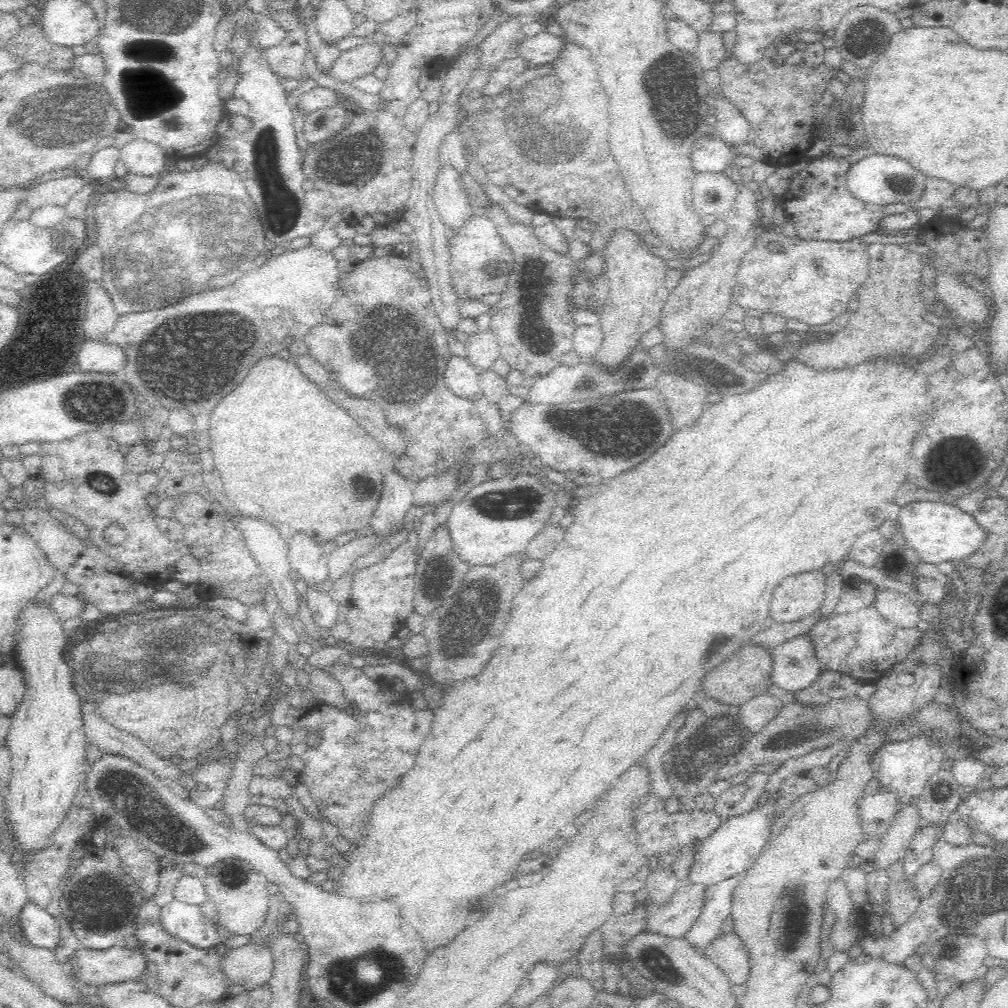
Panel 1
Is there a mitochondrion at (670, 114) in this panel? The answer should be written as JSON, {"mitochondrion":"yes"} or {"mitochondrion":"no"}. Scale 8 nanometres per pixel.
{"mitochondrion":"yes"}

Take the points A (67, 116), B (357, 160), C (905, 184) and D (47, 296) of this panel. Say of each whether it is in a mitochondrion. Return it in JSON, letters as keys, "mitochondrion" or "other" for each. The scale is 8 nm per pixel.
{"A":"mitochondrion","B":"mitochondrion","C":"mitochondrion","D":"other"}

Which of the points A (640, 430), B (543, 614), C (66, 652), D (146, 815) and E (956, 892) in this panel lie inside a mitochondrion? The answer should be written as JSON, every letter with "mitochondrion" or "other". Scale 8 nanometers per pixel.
{"A":"mitochondrion","B":"other","C":"other","D":"mitochondrion","E":"mitochondrion"}

